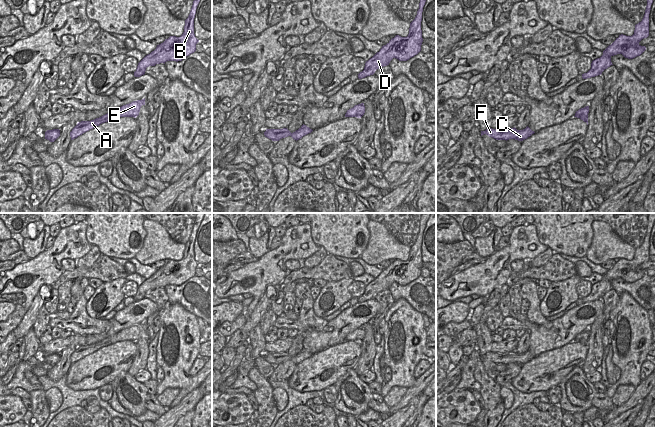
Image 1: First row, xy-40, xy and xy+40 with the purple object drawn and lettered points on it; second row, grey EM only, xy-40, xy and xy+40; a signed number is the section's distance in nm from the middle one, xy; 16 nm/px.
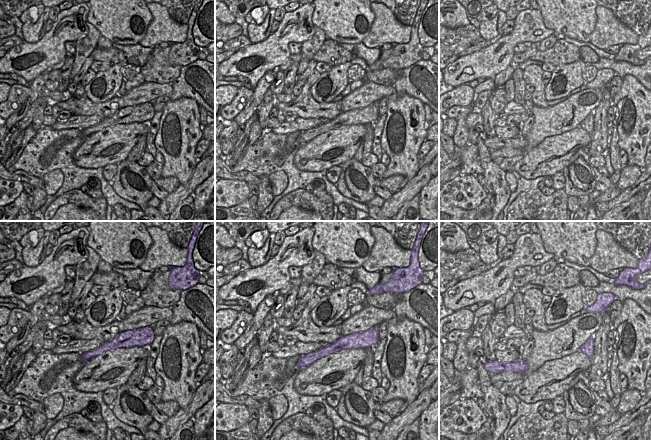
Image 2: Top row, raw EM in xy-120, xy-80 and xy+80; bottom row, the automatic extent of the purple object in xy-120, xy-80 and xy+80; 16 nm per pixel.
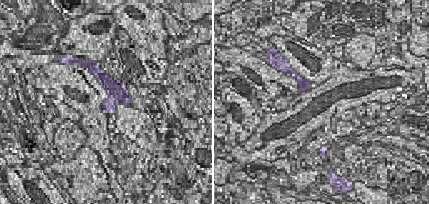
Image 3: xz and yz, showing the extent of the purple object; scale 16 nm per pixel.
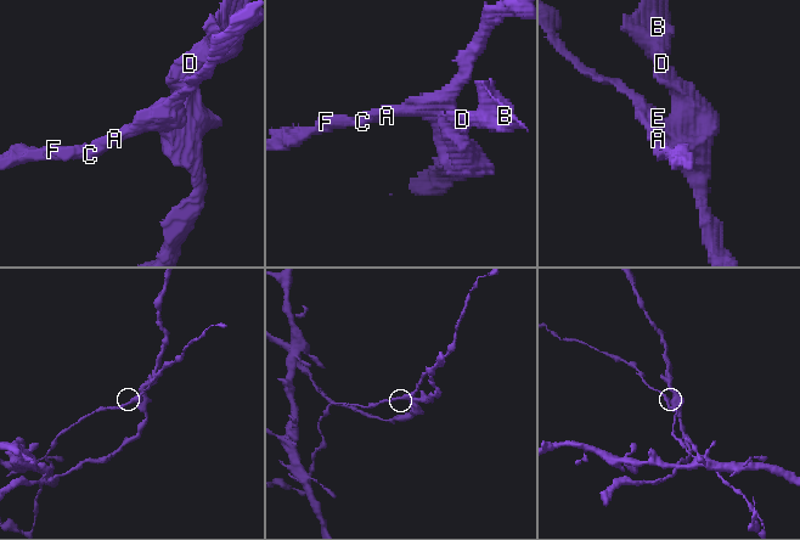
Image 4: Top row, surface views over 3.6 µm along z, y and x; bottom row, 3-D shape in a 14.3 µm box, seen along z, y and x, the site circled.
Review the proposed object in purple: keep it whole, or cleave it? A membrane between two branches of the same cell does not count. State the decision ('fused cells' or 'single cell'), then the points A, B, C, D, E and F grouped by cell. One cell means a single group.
fused cells | A C E F / B D

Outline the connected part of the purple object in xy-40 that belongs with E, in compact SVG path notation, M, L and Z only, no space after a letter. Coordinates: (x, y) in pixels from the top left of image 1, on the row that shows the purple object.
M145 98L142 100L133 101L129 104L123 105L113 112L109 112L99 118L96 118L91 121L81 121L70 132L71 140L77 138L83 133L99 126L102 123L114 120L120 117L134 117L136 118L139 115L140 108L142 105L145 105Z

